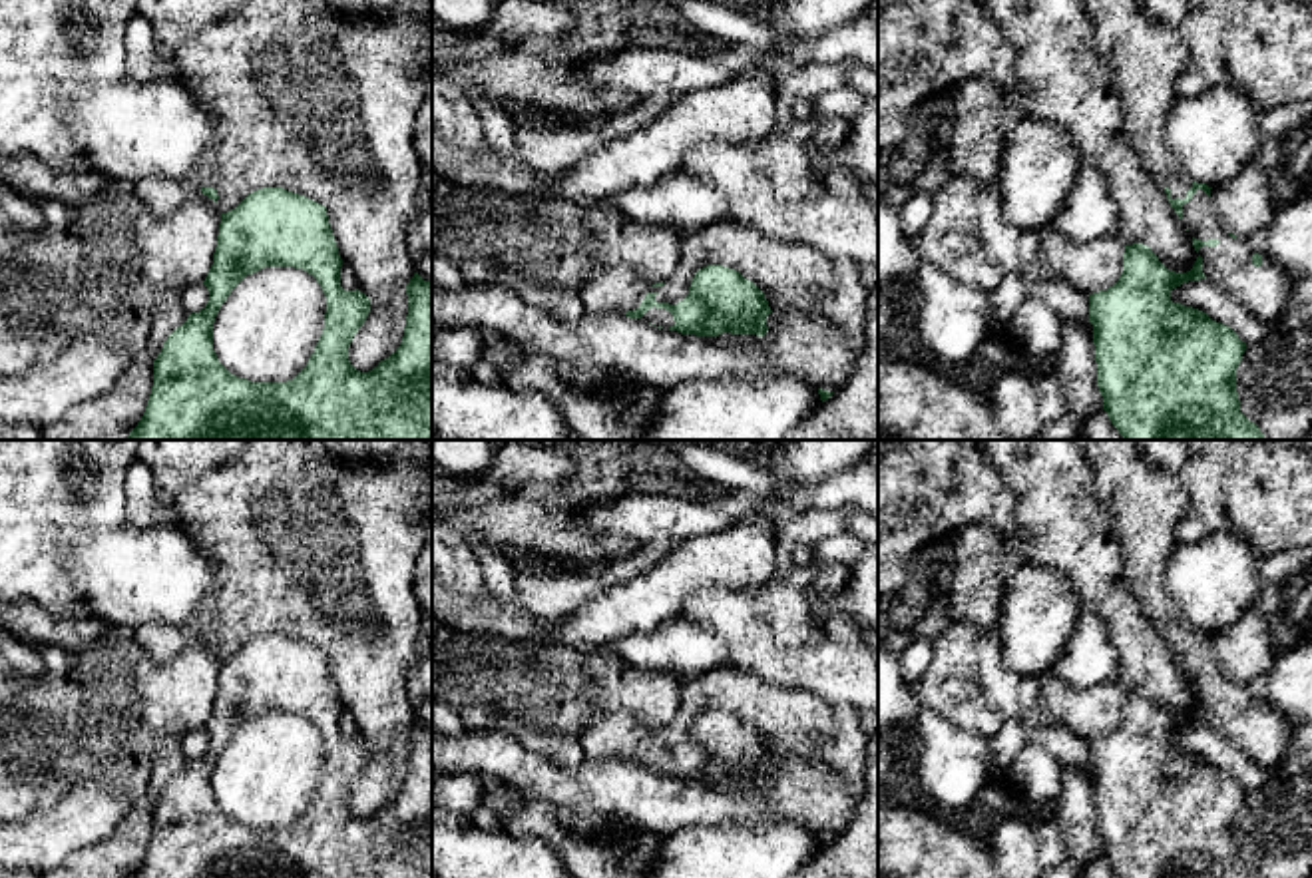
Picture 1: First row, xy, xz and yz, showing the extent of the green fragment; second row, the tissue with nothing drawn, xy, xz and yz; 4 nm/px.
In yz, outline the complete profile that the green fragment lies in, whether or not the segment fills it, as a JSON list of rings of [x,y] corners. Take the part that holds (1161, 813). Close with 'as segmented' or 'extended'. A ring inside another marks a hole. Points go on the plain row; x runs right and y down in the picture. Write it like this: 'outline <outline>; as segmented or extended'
outline [[[1143,689],[1125,691],[1123,719],[1107,737],[1089,741],[1089,768],[1097,808],[1097,832],[1103,856],[1119,878],[1260,878],[1240,858],[1236,838],[1236,814],[1246,796],[1238,780],[1212,767],[1206,759],[1171,747],[1171,737],[1189,727],[1206,725],[1199,701],[1187,719],[1169,717],[1151,693]]]; as segmented

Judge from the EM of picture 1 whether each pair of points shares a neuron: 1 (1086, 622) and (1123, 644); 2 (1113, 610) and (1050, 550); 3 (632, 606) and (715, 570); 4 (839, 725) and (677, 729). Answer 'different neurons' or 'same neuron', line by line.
1: different neurons
2: same neuron
3: same neuron
4: same neuron

